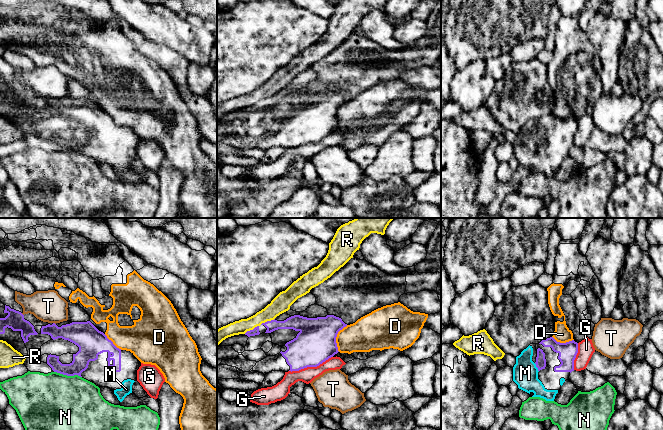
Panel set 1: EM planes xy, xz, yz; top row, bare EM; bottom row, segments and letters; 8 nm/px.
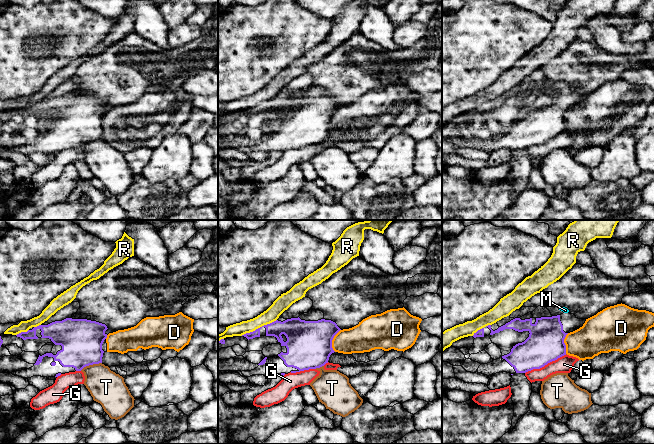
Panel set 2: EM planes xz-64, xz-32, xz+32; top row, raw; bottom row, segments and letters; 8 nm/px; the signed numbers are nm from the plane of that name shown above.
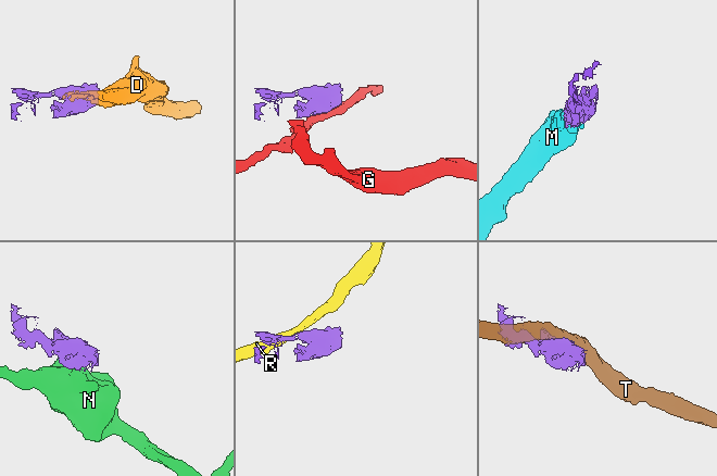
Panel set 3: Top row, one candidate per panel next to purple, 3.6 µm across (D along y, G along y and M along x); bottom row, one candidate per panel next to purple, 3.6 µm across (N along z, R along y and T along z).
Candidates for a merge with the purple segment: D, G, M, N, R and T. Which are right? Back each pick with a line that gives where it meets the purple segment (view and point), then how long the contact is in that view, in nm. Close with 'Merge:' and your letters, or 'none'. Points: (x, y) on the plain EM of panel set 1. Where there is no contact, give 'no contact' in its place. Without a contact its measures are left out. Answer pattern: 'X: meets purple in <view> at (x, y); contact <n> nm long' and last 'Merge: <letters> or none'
M: meets purple in yz at (536, 142); contact 80 nm long
Merge: M

